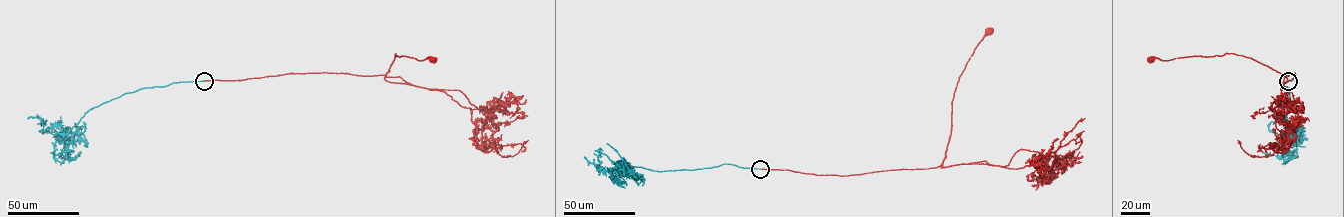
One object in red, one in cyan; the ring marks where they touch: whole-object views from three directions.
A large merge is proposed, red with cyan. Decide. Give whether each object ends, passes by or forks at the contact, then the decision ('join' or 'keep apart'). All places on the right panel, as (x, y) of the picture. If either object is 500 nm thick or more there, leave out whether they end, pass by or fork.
red ends; cyan ends; keep apart

